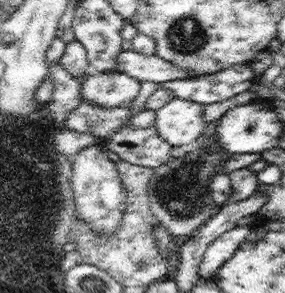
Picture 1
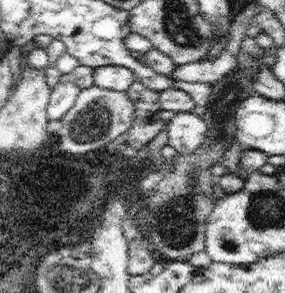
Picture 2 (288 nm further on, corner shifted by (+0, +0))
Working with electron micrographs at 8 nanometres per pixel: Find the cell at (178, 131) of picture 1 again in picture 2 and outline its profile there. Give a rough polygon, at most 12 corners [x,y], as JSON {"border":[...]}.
{"border":[[177,112],[165,126],[167,146],[191,154],[207,124],[191,112]]}

